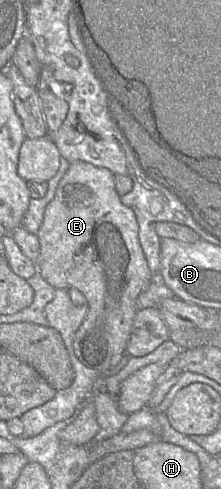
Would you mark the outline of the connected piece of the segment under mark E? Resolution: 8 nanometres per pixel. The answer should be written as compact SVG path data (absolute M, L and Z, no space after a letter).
M85 161L70 163L58 183L54 198L46 206L37 233L40 243L40 255L35 263L37 272L55 289L76 288L87 300L87 314L75 333L73 352L83 365L102 374L114 374L126 365L129 357L126 355L126 347L138 311L137 300L151 279L139 241L136 215L131 208L122 204L115 181L116 176L107 168Z

